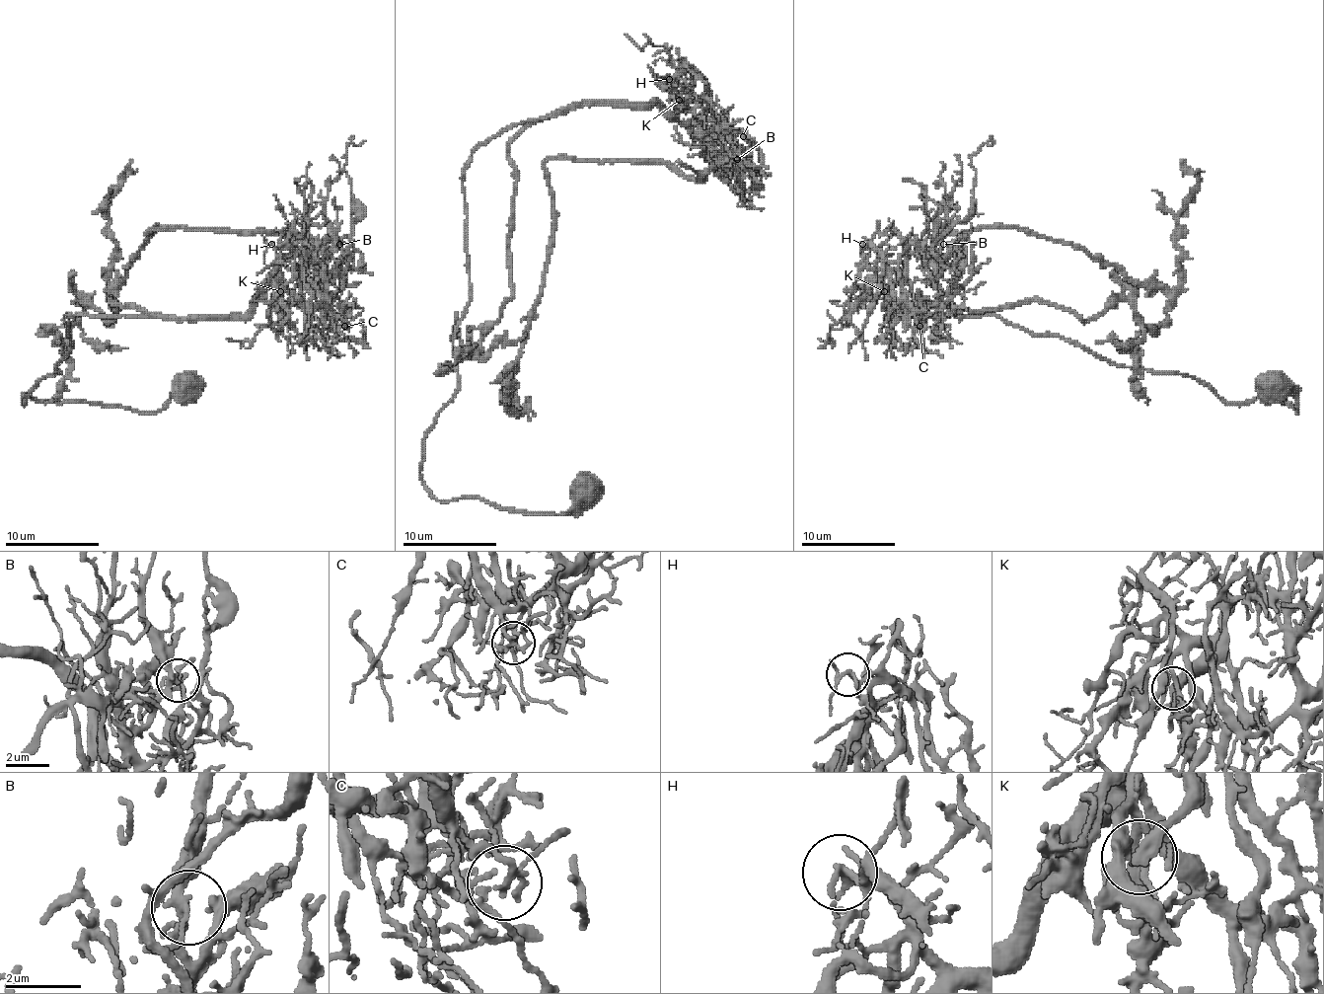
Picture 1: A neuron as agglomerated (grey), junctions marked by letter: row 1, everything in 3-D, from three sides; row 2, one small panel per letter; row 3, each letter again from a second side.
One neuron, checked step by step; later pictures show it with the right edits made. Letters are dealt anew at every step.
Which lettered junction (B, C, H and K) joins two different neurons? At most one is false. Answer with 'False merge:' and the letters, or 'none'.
False merge: C

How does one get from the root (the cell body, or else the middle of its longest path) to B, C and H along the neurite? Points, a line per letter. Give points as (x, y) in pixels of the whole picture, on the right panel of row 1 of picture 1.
B: (1275, 390), (1298, 412), (994, 315), (889, 317), (915, 247), (943, 264), (943, 244)
C: (1275, 390), (1298, 412), (994, 315), (889, 317), (893, 272), (919, 327)
H: (1275, 390), (1298, 412), (994, 315), (889, 317), (898, 275), (862, 244)

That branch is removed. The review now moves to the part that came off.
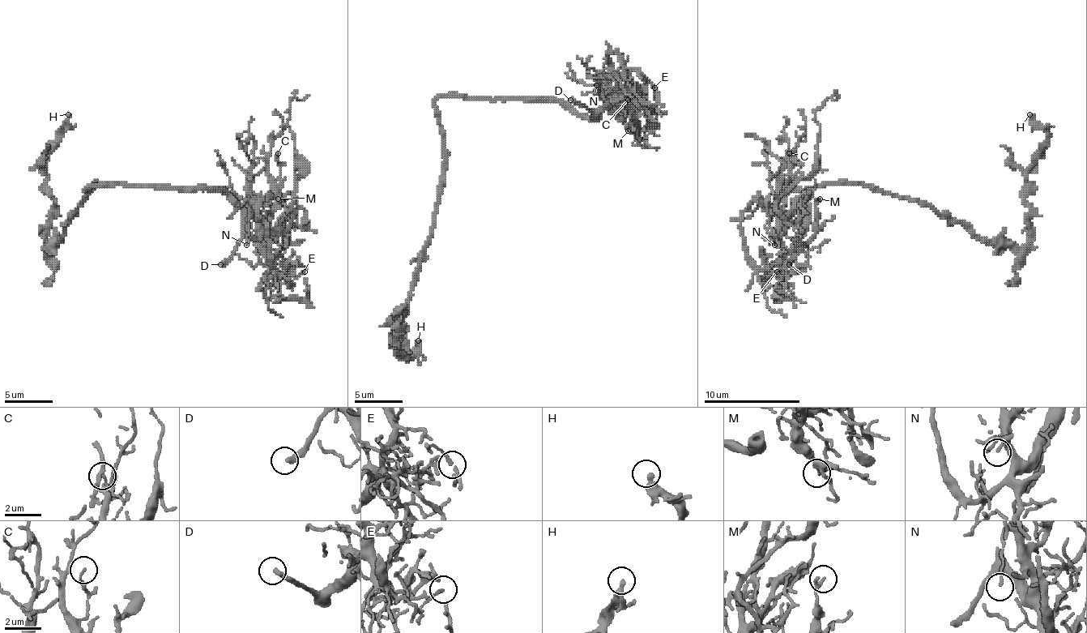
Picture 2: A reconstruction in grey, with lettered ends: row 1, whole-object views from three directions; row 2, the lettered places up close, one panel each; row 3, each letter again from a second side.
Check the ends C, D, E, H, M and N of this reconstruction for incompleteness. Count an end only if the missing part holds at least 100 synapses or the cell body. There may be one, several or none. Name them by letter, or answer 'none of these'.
D

